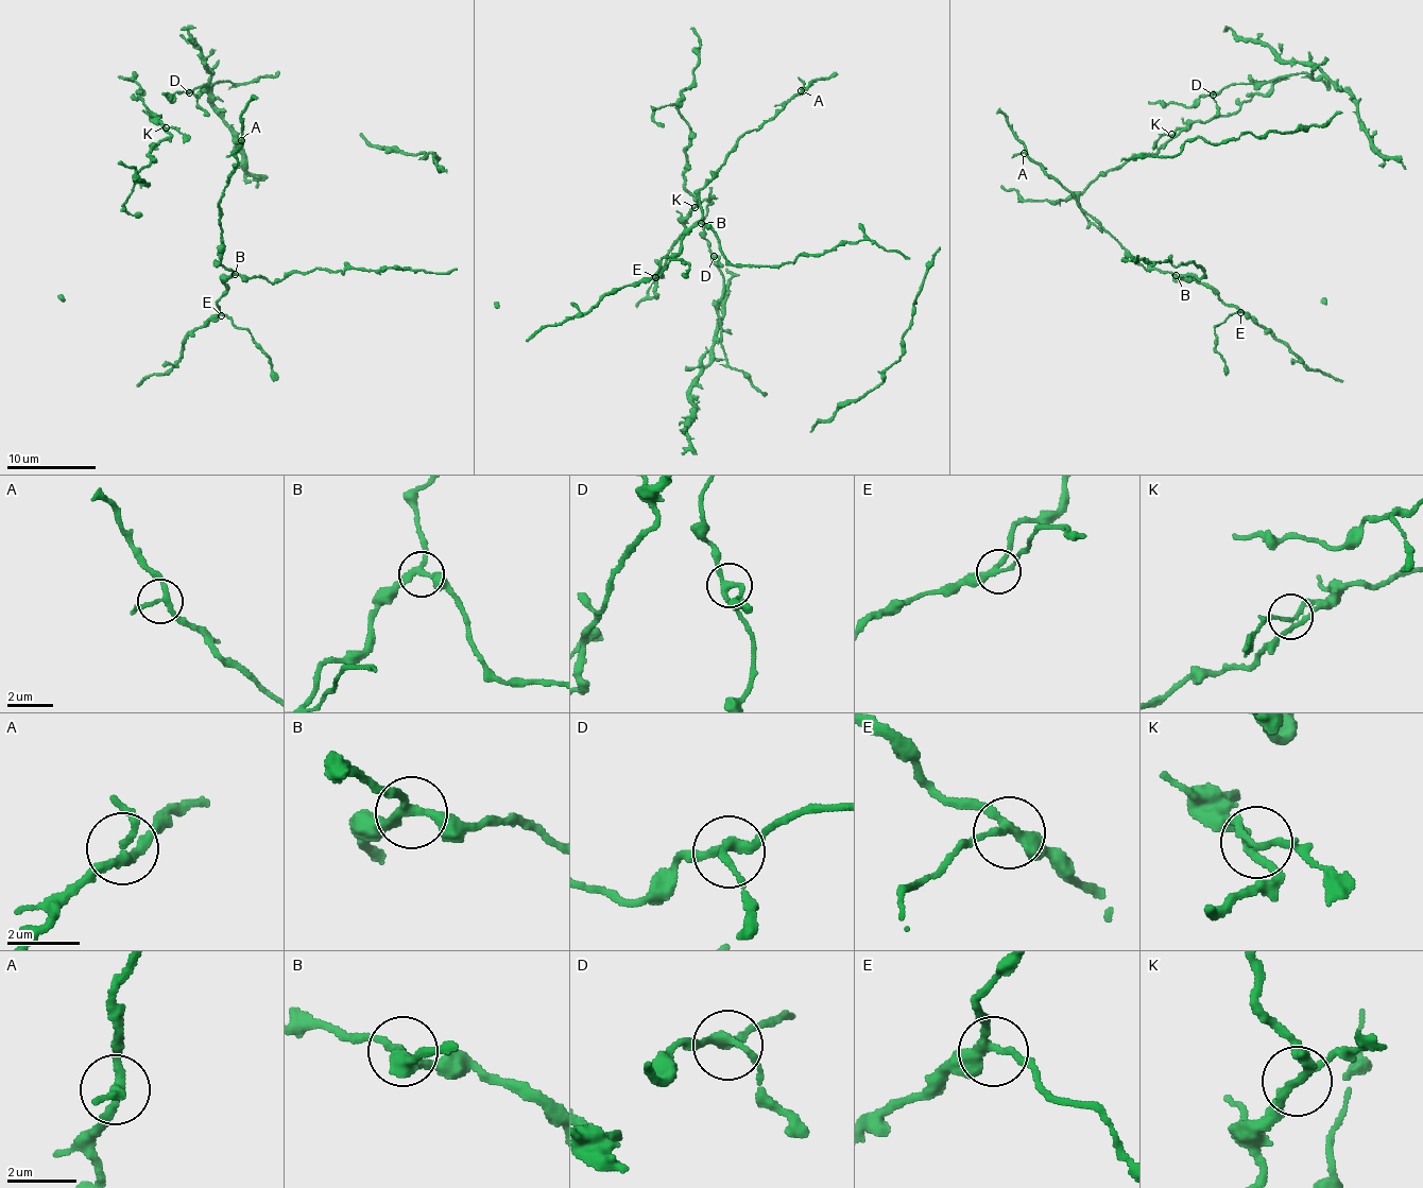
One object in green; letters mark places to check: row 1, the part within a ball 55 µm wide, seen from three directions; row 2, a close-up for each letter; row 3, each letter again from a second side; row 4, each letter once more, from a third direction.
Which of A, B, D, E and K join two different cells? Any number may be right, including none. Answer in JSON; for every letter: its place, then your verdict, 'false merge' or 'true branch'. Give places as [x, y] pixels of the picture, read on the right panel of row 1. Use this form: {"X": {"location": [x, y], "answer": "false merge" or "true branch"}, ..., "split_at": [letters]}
{"A": {"location": [1024, 153], "answer": "true branch"}, "B": {"location": [1176, 275], "answer": "true branch"}, "D": {"location": [1213, 95], "answer": "true branch"}, "E": {"location": [1240, 312], "answer": "true branch"}, "K": {"location": [1171, 134], "answer": "true branch"}, "split_at": []}

